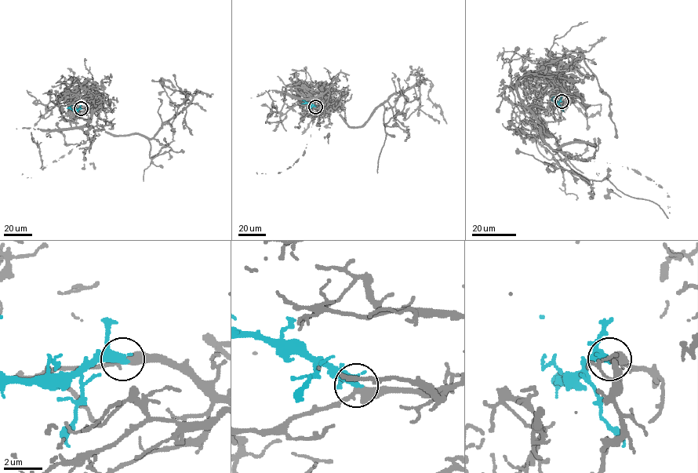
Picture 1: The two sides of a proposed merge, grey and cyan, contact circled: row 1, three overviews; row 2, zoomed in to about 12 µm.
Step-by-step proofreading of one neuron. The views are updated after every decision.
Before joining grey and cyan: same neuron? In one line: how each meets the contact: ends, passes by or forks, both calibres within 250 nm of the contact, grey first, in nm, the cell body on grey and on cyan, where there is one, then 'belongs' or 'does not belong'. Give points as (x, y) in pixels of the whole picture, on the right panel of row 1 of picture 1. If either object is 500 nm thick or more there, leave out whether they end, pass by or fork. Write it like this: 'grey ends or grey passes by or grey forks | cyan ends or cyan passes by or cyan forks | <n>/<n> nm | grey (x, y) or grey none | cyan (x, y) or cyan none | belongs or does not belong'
grey passes by | cyan ends | 400/480 nm | grey none | cyan none | belongs

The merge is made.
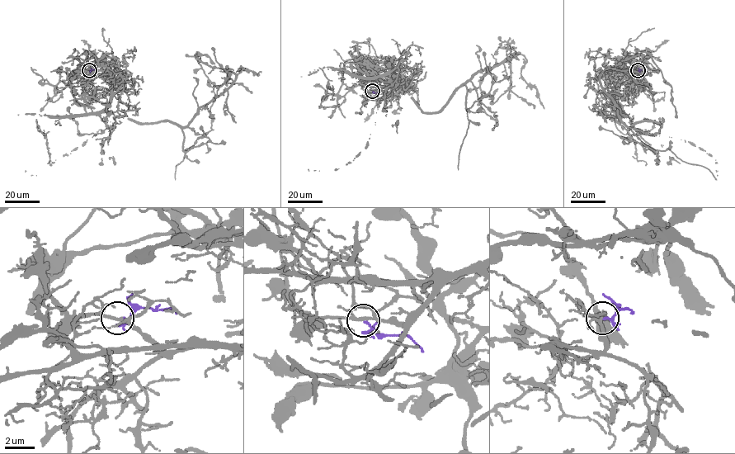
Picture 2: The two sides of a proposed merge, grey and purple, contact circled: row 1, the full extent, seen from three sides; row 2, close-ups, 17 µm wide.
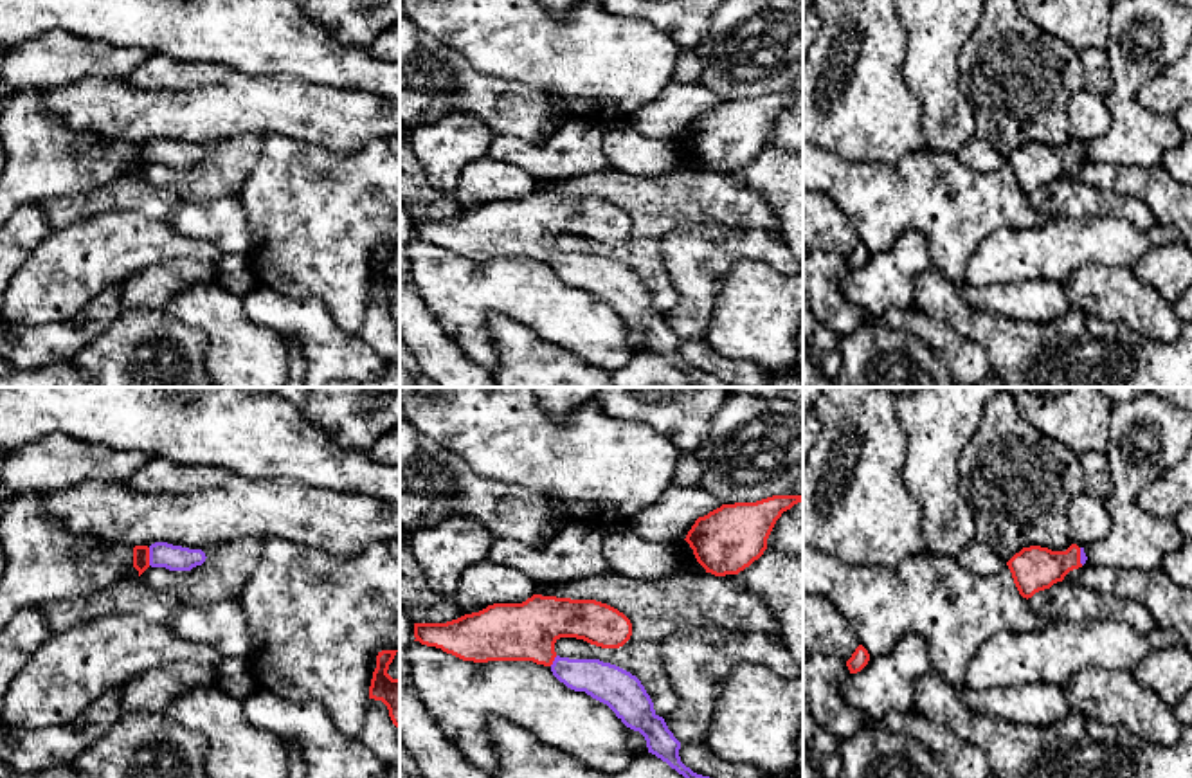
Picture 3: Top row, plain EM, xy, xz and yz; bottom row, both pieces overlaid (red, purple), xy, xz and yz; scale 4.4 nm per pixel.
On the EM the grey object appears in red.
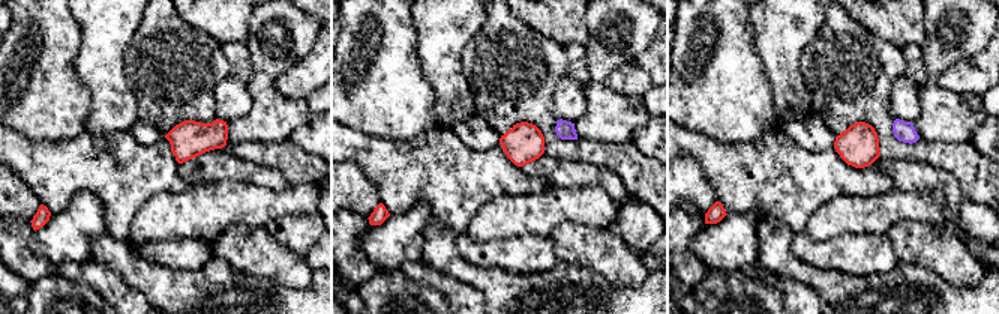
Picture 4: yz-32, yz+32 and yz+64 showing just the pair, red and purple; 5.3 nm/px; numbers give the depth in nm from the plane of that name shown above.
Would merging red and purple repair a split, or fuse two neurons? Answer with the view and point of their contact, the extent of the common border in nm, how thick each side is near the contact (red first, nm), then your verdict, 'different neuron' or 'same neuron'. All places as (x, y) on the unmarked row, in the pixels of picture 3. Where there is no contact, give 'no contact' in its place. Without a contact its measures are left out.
meets red in xy at (148, 153); contact 80 nm long; 80 nm thick on the red side, 110 nm on the other; same neuron

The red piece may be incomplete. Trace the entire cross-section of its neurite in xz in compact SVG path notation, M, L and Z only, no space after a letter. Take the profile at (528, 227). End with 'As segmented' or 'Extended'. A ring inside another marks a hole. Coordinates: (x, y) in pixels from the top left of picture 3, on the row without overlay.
M542 191L522 200L493 200L447 220L414 220L414 238L463 258L533 258L549 263L567 285L607 301L627 324L639 328L648 349L682 371L691 387L733 387L681 358L681 339L655 310L636 272L600 256L569 256L555 249L560 234L619 245L630 232L630 216L607 200Z. Extended

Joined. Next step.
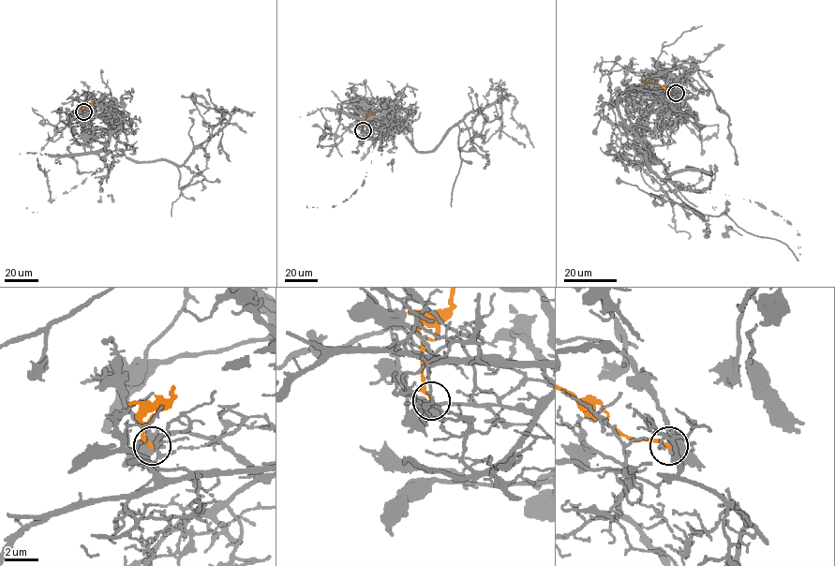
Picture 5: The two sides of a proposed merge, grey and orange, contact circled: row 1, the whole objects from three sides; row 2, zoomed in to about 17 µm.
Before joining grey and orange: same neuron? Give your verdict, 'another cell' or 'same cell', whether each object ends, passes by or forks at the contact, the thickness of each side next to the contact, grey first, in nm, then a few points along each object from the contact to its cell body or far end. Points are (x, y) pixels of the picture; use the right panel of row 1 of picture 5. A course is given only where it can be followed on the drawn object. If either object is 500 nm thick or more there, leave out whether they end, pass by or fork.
another cell | grey forks | orange ends | 460/240 nm | grey via (676, 94), (646, 149), (670, 180), (670, 161), (709, 173), (649, 167), (618, 98), (690, 63), (738, 165) | orange via (676, 94), (649, 83), (648, 73)

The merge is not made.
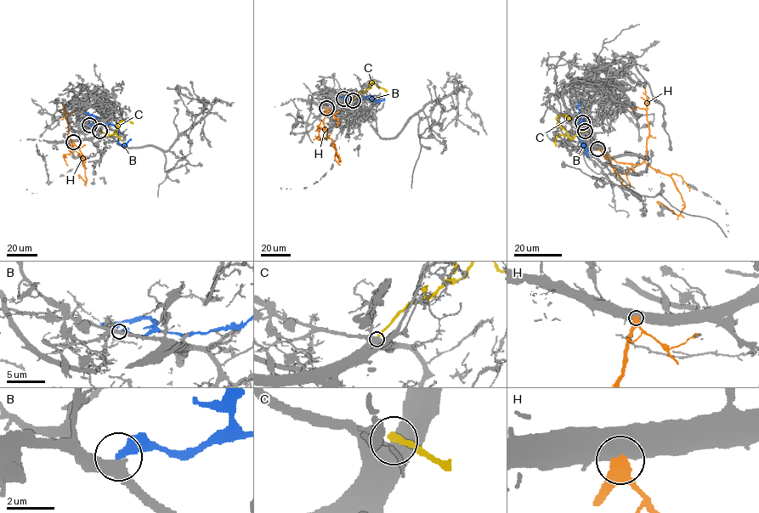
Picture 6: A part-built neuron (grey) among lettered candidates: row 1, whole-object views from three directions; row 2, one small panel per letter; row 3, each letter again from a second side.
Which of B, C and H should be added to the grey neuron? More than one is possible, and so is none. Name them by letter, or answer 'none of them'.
none of them

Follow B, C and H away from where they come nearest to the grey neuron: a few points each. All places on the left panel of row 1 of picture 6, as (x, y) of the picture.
B: (89, 126), (112, 124), (118, 132), (119, 143), (125, 144), (131, 139)
C: (99, 131), (110, 135), (121, 121), (133, 123)
H: (73, 142), (70, 150), (75, 150), (82, 157), (86, 183), (79, 175), (79, 177)

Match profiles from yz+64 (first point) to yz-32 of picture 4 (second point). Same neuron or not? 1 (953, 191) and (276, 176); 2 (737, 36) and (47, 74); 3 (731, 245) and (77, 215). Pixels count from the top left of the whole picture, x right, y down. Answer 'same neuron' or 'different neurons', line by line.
1: same neuron
2: same neuron
3: same neuron

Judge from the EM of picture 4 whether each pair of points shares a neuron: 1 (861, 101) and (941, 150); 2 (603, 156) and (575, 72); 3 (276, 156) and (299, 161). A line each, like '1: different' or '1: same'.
1: same
2: different
3: same

